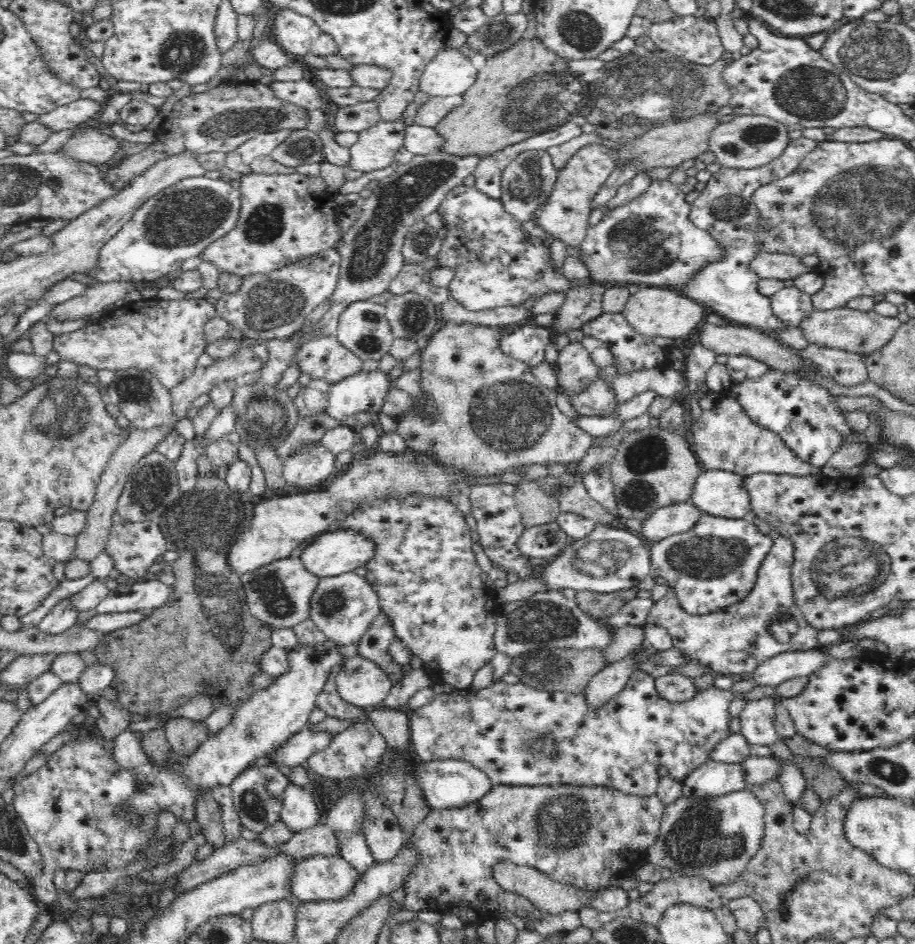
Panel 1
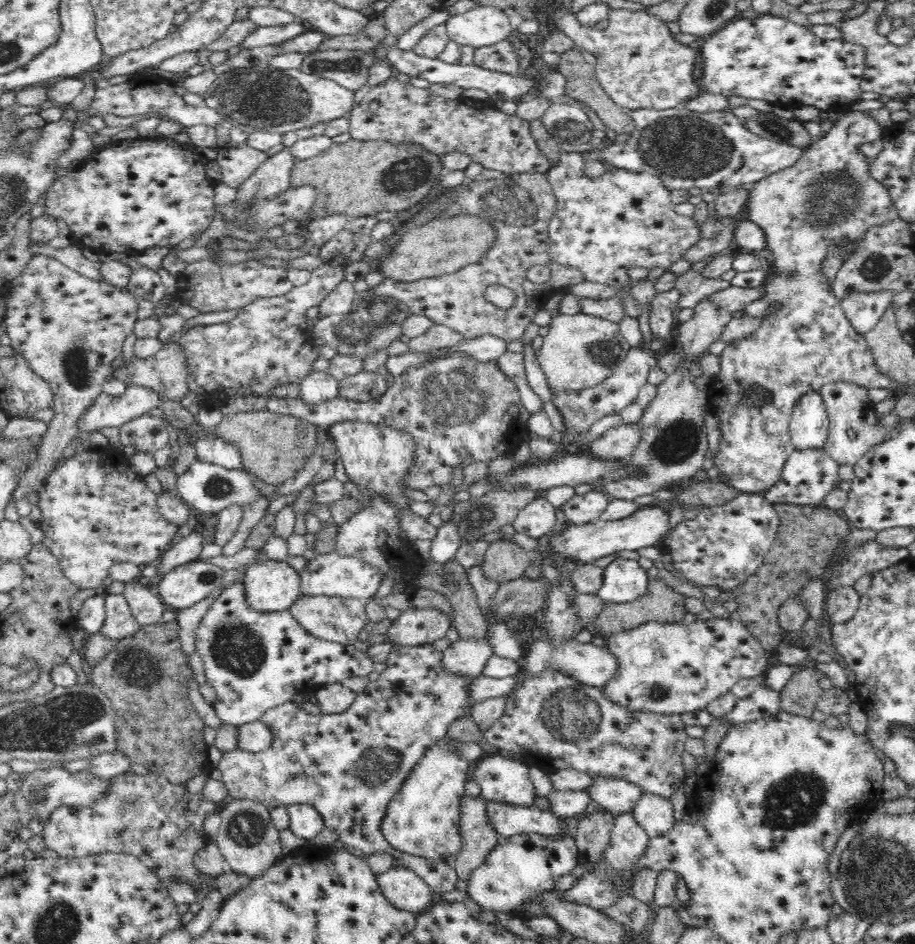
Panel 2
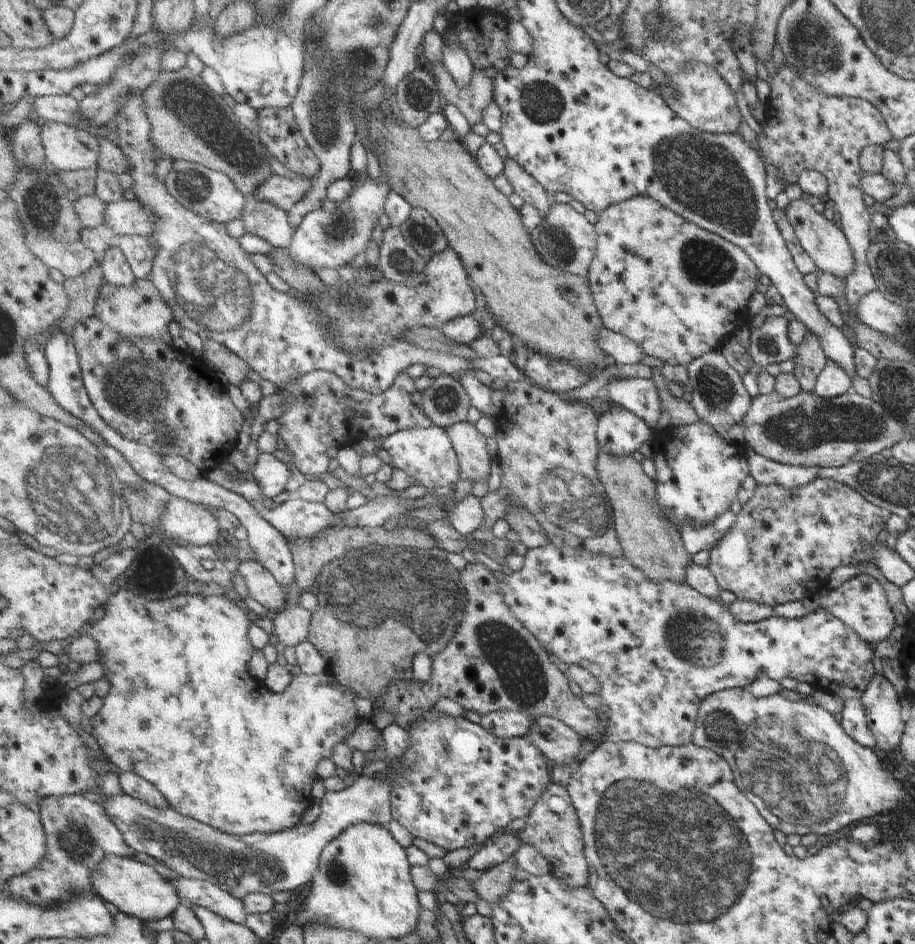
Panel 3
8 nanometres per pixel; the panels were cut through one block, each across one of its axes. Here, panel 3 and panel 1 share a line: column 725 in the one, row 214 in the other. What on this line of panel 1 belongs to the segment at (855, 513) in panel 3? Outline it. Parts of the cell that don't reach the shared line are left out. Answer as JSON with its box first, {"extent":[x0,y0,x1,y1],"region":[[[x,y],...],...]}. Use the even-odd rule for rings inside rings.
{"extent":[530,145,617,250],"region":[[[584,145],[573,154],[570,160],[567,160],[562,170],[557,171],[552,194],[534,210],[530,218],[530,221],[548,234],[550,241],[558,240],[567,248],[582,250],[588,228],[591,227],[592,204],[617,166],[617,162],[613,160],[613,152],[605,145]]]}

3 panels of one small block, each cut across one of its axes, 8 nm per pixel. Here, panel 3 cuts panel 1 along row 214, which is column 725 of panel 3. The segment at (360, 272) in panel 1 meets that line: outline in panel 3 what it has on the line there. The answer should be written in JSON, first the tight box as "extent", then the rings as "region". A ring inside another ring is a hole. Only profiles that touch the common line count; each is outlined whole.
{"extent":[686,351,750,429],"region":[[[712,351],[699,356],[698,360],[686,366],[688,370],[688,400],[699,419],[711,427],[728,429],[731,425],[739,425],[750,410],[750,397],[737,372],[727,365],[719,351]]]}

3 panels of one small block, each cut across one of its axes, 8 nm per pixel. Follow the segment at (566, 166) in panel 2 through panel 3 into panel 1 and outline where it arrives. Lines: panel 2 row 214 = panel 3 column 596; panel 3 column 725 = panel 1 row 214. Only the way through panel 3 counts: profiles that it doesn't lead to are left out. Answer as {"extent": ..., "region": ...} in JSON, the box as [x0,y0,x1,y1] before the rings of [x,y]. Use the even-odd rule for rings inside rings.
{"extent":[582,180,725,289],"region":[[[665,180],[652,182],[636,201],[616,208],[604,216],[598,225],[588,228],[585,242],[582,244],[585,265],[590,272],[590,278],[595,282],[627,282],[643,287],[665,287],[676,289],[684,286],[700,268],[708,263],[716,262],[725,255],[723,246],[716,242],[708,233],[696,228],[689,220],[691,205],[685,202],[685,193]]]}

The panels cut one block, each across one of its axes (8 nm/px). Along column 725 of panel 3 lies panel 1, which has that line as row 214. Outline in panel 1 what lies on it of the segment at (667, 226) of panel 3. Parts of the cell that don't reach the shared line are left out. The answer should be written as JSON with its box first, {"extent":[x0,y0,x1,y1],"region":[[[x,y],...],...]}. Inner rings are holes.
{"extent":[200,173,344,278],"region":[[[300,173],[243,175],[239,189],[241,216],[236,229],[214,241],[200,257],[214,262],[221,272],[242,278],[268,274],[331,250],[340,240],[340,226],[334,214],[342,212],[344,203],[337,194],[326,192],[324,184],[321,177],[307,178]],[[334,204],[339,204],[338,208],[334,208]]]}

